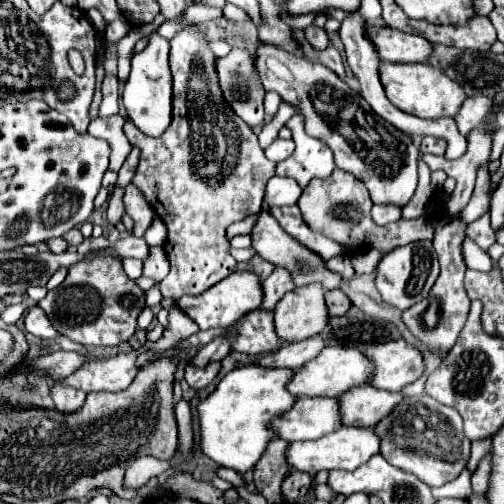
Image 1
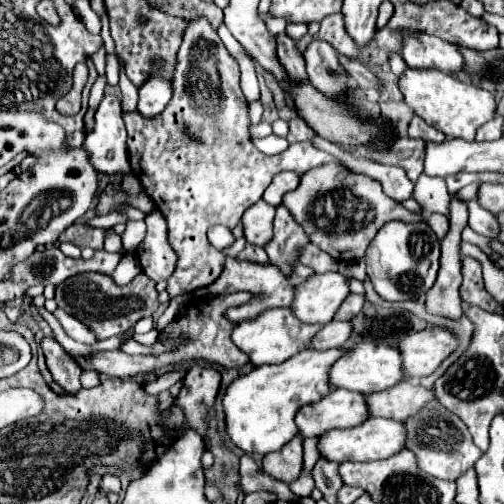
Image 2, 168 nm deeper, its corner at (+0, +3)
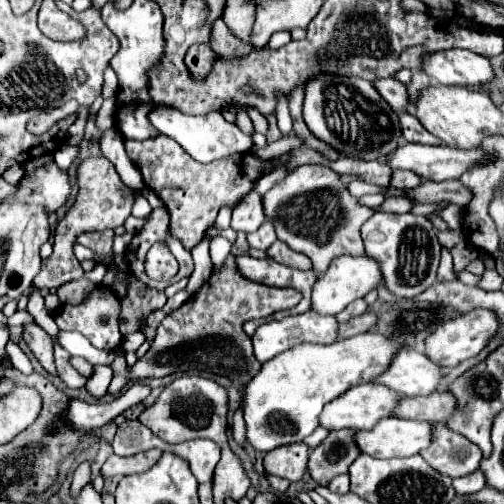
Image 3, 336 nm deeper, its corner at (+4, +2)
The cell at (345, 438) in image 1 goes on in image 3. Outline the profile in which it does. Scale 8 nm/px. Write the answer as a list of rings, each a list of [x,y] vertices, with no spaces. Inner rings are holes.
[[[386,417],[370,431],[358,431],[356,443],[362,453],[388,459],[418,455],[432,443],[432,423]]]

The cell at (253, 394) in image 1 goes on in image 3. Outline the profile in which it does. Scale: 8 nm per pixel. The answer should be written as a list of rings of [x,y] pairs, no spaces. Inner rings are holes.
[[[366,331],[330,345],[300,343],[266,361],[260,373],[246,385],[242,397],[250,445],[256,451],[272,451],[282,445],[304,441],[304,437],[320,425],[320,413],[326,403],[354,385],[374,381],[392,365],[394,357],[404,347],[404,343]]]

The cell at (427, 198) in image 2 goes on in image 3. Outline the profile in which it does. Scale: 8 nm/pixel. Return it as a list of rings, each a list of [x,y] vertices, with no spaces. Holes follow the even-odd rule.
[[[386,197],[382,205],[378,205],[374,211],[398,211],[398,213],[406,213],[410,211],[412,201],[408,197]]]

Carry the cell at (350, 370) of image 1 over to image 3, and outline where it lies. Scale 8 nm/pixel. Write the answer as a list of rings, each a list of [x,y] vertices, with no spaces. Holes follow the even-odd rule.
[[[402,349],[390,369],[374,381],[396,389],[404,397],[418,397],[434,393],[442,377],[444,369],[434,365],[422,351]]]

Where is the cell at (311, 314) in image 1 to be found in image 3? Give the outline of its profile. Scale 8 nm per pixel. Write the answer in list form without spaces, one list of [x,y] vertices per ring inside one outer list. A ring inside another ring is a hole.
[[[366,255],[336,257],[330,263],[328,271],[322,277],[318,277],[318,281],[312,289],[312,309],[318,311],[320,315],[336,315],[346,305],[350,305],[356,299],[362,299],[366,293],[370,293],[378,285],[382,285],[382,271],[378,269],[378,261],[374,261],[372,257],[366,257]]]

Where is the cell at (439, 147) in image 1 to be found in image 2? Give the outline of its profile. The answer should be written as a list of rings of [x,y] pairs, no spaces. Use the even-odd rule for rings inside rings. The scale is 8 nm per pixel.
[[[414,116],[414,120],[410,122],[410,126],[408,126],[408,136],[410,136],[410,138],[422,138],[424,142],[426,142],[426,140],[434,140],[436,144],[446,138],[442,132],[436,130],[436,128],[432,128],[432,126],[428,126],[428,124],[426,124],[422,118],[418,118],[418,116]]]

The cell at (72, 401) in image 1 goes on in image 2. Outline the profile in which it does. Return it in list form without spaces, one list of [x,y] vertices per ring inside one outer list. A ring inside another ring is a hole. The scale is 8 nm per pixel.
[[[44,338],[42,350],[44,350],[46,364],[48,364],[52,378],[64,388],[66,394],[78,392],[80,390],[80,380],[78,380],[80,366],[74,364],[74,360],[68,356],[68,352],[54,338]]]

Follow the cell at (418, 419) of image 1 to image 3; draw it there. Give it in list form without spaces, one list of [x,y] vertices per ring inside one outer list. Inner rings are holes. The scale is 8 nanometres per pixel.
[[[444,423],[434,425],[434,441],[420,455],[432,469],[452,479],[474,473],[482,461],[480,449],[466,437],[452,433]]]

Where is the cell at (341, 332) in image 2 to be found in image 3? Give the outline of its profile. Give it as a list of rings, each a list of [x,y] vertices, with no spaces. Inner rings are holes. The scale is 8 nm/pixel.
[[[364,313],[364,315],[358,315],[354,319],[350,319],[348,323],[340,323],[338,327],[338,337],[354,337],[358,333],[364,333],[364,331],[370,331],[374,325],[376,325],[378,317],[376,313]]]

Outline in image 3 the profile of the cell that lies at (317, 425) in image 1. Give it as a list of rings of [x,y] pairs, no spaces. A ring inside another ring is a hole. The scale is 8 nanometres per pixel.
[[[362,383],[362,385],[354,385],[352,389],[348,389],[342,397],[330,401],[330,405],[326,405],[326,409],[320,415],[320,425],[334,431],[334,429],[344,429],[344,427],[352,427],[352,429],[372,429],[380,419],[390,417],[392,411],[396,409],[398,401],[402,399],[400,393],[396,393],[394,389],[382,385],[382,383]]]

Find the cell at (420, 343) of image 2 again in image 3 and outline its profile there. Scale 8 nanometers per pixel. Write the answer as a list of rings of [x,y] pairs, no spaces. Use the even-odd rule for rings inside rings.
[[[474,309],[468,311],[452,321],[442,323],[434,333],[430,333],[426,337],[426,357],[430,357],[434,363],[438,363],[440,367],[456,367],[460,361],[466,361],[470,357],[476,357],[498,333],[498,319],[494,311],[488,309]]]

